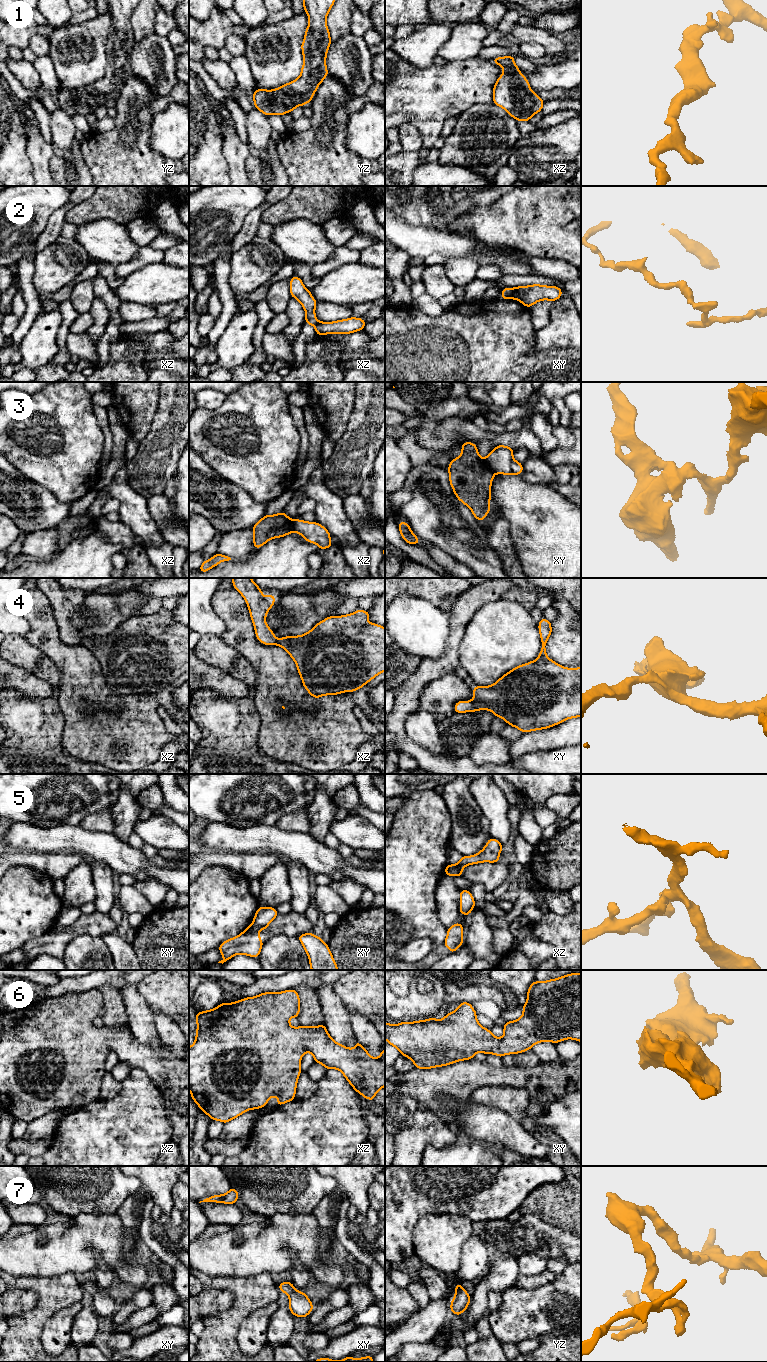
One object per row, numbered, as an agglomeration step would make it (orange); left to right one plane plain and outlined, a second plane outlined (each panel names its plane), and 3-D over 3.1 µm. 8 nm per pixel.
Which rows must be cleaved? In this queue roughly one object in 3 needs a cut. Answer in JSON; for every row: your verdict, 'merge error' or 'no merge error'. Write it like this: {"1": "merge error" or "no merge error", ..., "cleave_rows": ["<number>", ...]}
{"1": "no merge error", "2": "merge error", "3": "merge error", "4": "no merge error", "5": "merge error", "6": "no merge error", "7": "no merge error", "cleave_rows": ["2", "3", "5"]}

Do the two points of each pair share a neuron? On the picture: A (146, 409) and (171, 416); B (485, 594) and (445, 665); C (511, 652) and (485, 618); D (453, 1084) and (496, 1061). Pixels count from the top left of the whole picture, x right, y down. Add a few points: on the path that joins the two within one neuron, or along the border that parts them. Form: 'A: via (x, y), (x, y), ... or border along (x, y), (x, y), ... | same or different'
A: border along (160, 392), (157, 411), (146, 434) | different
B: via (467, 610), (458, 619), (457, 632), (452, 647) | same
C: via (503, 644), (502, 635), (493, 626) | same
D: border along (486, 1061), (496, 1067), (503, 1066) | different

